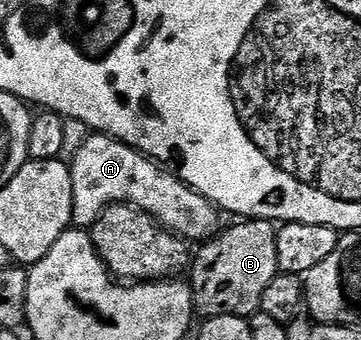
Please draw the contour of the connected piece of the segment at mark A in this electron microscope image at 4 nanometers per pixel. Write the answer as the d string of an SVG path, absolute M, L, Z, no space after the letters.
M89 135L73 157L70 167L74 190L72 222L77 229L91 229L102 210L112 204L125 203L143 208L158 223L189 242L203 242L217 231L216 223L221 213L212 201L195 192L175 171L167 172L163 163L144 155L129 144L123 144L113 136Z

